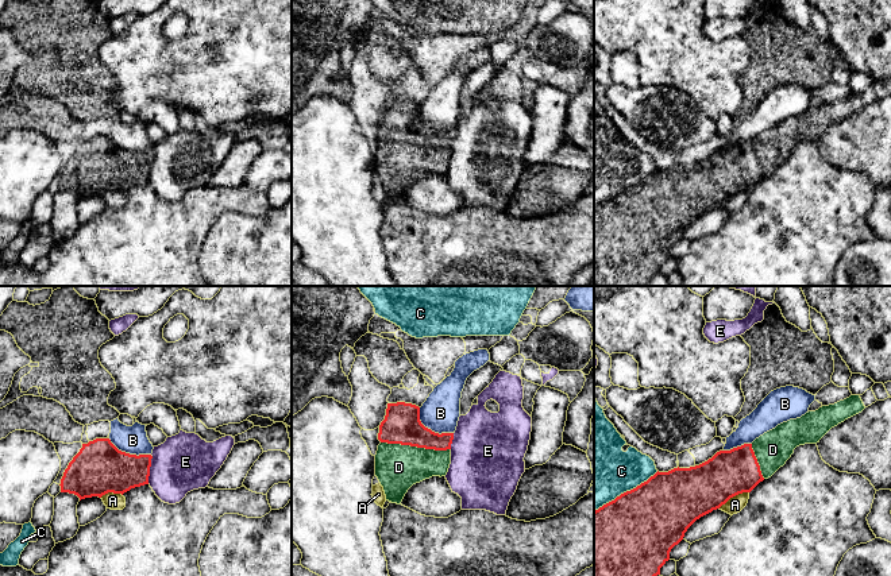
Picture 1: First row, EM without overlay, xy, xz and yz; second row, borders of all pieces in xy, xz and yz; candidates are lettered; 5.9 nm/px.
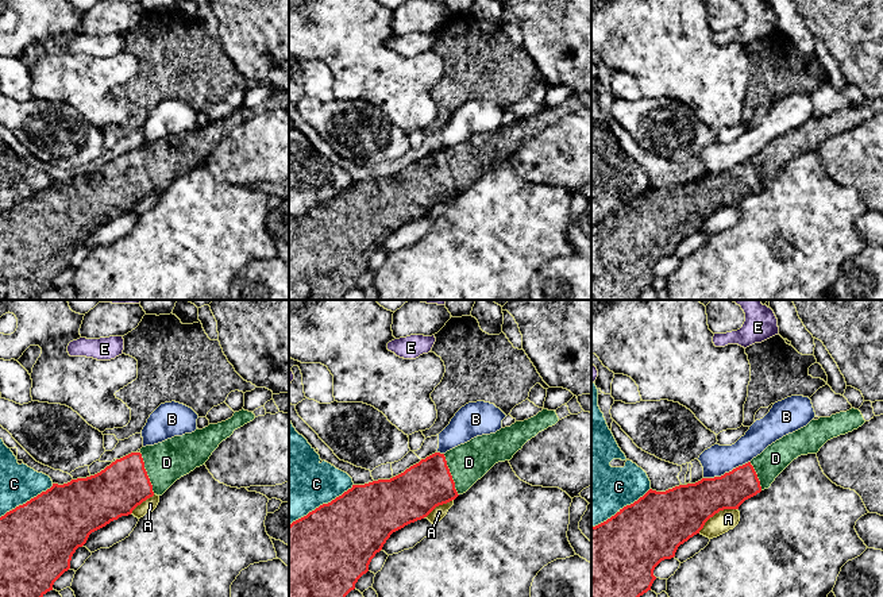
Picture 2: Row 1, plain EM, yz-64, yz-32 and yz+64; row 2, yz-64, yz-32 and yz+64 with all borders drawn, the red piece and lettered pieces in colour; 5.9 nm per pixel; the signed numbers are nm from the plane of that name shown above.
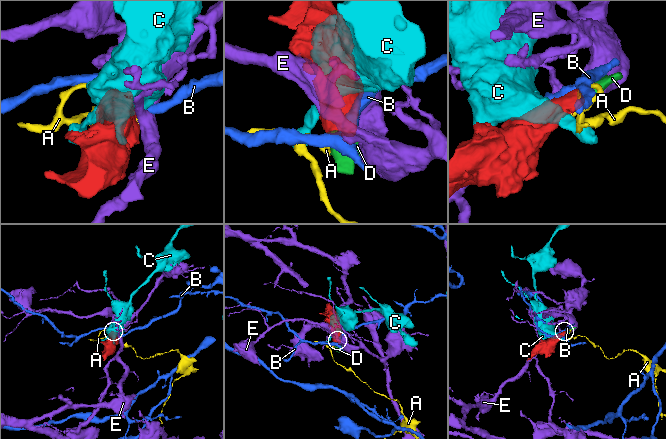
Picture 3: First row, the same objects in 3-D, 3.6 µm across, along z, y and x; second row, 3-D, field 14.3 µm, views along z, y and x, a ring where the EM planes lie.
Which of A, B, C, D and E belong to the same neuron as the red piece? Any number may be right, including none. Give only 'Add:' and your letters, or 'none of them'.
Add: D

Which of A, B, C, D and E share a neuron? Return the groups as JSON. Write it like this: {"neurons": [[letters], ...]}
{"neurons": [["A"], ["B"], ["C"], ["D"], ["E"]]}

